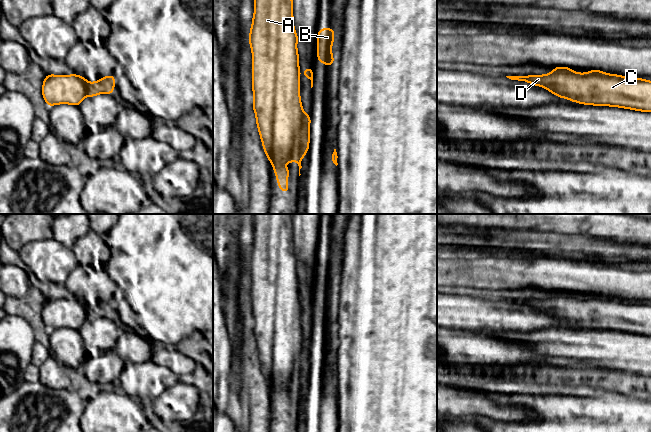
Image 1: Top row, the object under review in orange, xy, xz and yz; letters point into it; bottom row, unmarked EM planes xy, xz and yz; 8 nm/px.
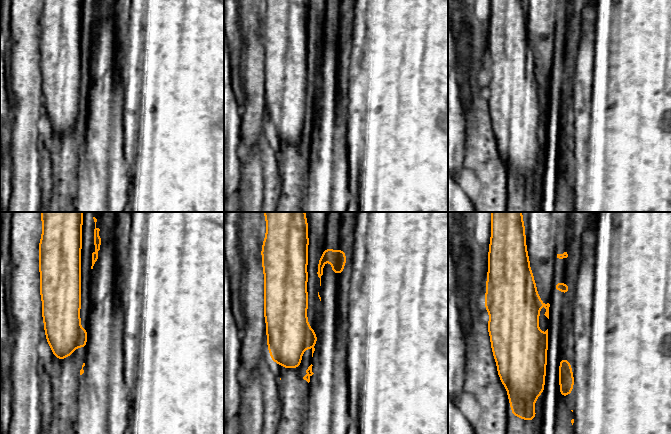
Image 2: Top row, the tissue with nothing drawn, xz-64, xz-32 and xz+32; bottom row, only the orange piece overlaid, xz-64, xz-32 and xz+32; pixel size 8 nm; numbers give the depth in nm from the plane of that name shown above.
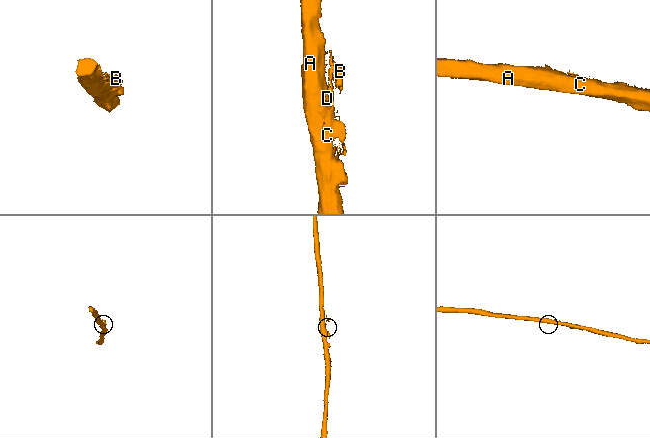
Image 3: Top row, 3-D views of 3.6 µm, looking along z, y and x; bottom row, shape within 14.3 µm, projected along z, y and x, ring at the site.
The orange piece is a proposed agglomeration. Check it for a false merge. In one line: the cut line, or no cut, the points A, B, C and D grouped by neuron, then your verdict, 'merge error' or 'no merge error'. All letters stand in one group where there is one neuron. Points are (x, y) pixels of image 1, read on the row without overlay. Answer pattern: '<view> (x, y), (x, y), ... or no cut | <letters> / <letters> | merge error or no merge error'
no cut | A B C D | no merge error

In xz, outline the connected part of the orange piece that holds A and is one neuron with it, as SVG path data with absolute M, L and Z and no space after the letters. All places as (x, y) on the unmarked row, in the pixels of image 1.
M254 214L254 239L252 243L252 249L249 257L249 268L252 274L252 315L254 318L253 329L252 332L256 339L256 349L258 351L259 359L262 365L262 370L264 376L270 385L274 397L276 399L277 408L279 409L279 414L281 416L289 417L290 411L287 409L287 404L289 401L289 393L287 390L281 390L276 388L275 385L277 383L286 386L288 389L291 387L292 384L295 384L299 390L299 400L301 390L302 381L308 377L308 372L310 368L310 346L311 340L310 338L305 338L303 335L301 322L300 322L300 303L299 303L299 277L297 275L297 265L299 261L294 253L294 242L293 242L293 225L291 220L291 214Z

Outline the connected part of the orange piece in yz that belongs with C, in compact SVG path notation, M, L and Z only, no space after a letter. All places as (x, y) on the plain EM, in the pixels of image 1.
M553 291L551 297L545 299L506 300L511 304L528 306L547 313L557 321L585 329L611 330L642 336L651 336L651 305L637 301L630 304L625 300L604 297L601 294L589 294L577 297L568 291Z

